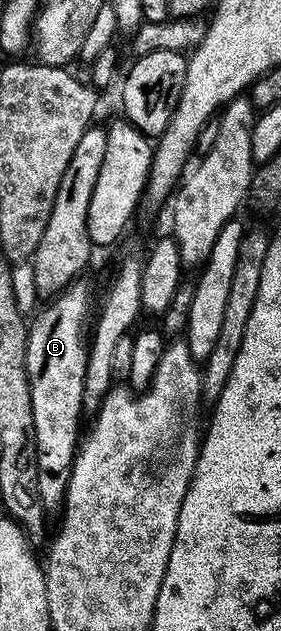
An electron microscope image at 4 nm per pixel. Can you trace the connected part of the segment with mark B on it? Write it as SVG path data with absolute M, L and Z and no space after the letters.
M74 281L60 292L56 297L48 300L49 307L42 306L36 312L37 320L28 324L29 336L27 337L27 361L25 368L27 369L27 377L31 385L31 413L35 413L35 441L37 442L37 492L39 493L39 501L45 506L46 512L57 513L62 510L65 502L65 494L67 493L67 485L71 481L71 469L73 462L77 456L77 448L79 446L79 436L83 431L83 423L81 427L81 415L83 416L83 381L85 380L85 370L87 369L87 361L89 360L89 352L87 350L87 325L85 322L89 319L89 287L85 281Z

